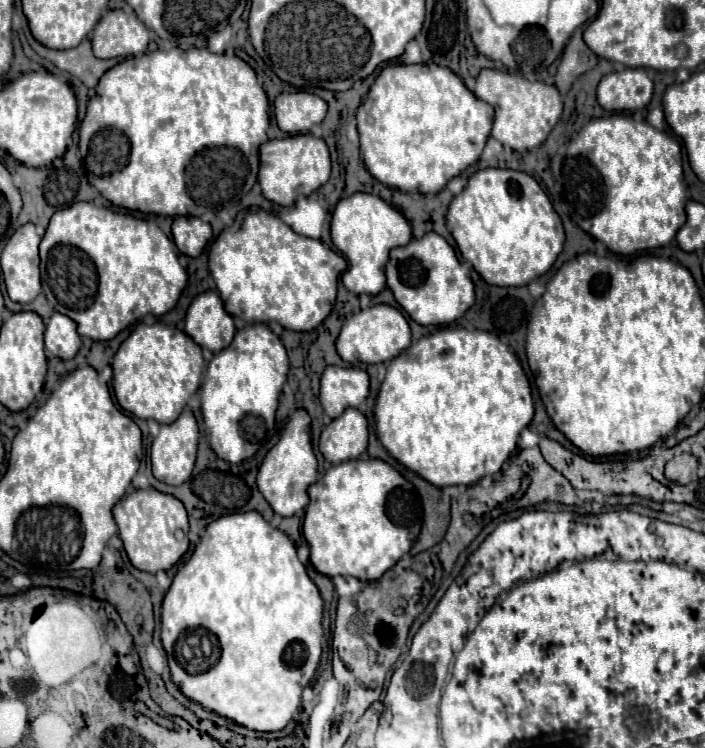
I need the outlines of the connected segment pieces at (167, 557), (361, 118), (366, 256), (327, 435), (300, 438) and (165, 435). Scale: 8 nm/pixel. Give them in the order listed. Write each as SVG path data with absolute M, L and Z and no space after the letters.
M154 488L134 490L112 508L112 516L118 526L118 536L124 542L128 560L142 572L156 574L158 570L170 570L188 550L186 508L170 494L162 494Z
M386 66L356 112L362 160L378 182L402 192L436 194L450 178L474 164L488 140L494 108L476 98L444 66Z
M352 194L336 204L332 214L330 234L334 246L348 260L348 268L342 274L342 284L346 290L354 294L376 296L386 286L384 266L388 262L388 254L396 246L404 246L412 240L412 228L408 220L390 204L386 204L380 196L374 194Z
M348 408L340 418L332 420L320 434L318 450L322 456L340 464L344 460L356 460L368 446L368 424L362 412Z
M296 410L290 422L286 424L278 444L266 454L258 470L256 486L260 488L262 496L268 500L272 510L280 516L294 516L308 506L308 488L316 482L318 476L318 462L310 444L308 430L310 430L310 418L306 410Z
M186 408L176 422L160 426L160 434L152 440L150 446L150 462L152 462L152 474L156 480L166 482L170 486L178 486L186 482L192 474L194 462L196 462L196 448L198 448L198 424L190 408Z

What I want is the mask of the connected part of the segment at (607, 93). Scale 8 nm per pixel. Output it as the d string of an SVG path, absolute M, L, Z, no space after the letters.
M626 68L606 74L596 90L598 104L604 110L640 110L652 98L652 80L644 68Z

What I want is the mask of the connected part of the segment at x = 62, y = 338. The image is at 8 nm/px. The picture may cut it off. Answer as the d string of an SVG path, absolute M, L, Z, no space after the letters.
M54 312L44 332L44 346L50 354L62 360L74 358L80 348L80 336L76 332L76 322L60 312Z

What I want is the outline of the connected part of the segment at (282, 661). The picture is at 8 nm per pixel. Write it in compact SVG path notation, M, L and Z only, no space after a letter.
M258 512L222 516L220 520L214 520L212 524L208 524L208 528L206 528L202 540L196 544L192 556L176 572L172 586L166 592L164 602L162 602L162 634L160 636L162 636L164 650L168 654L172 682L180 686L180 690L186 698L198 702L206 710L210 710L218 716L224 716L244 728L258 730L258 732L274 732L274 730L282 730L292 720L292 714L300 708L302 690L306 684L310 684L310 680L318 668L318 662L322 656L322 596L320 596L316 584L306 574L304 564L298 560L296 546L284 532L270 526Z

